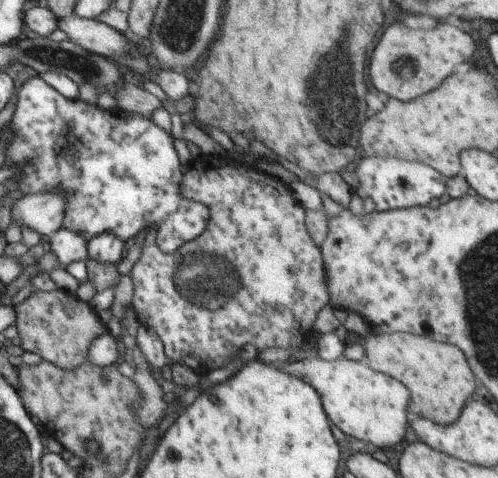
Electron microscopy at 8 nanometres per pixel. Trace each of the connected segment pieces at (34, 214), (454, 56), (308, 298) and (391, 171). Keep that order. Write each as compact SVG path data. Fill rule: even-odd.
M50 192L48 196L24 196L16 200L14 212L16 220L12 224L32 228L40 236L49 236L62 228L64 198L58 192Z
M394 24L384 32L384 36L380 38L378 46L370 56L368 64L370 82L374 84L376 90L384 91L388 96L392 92L392 96L406 102L438 88L446 78L454 74L454 68L458 64L475 58L477 48L478 42L474 42L468 34L454 26L436 24L434 28L414 30L402 24Z
M204 154L193 158L188 164L185 179L183 180L183 184L181 184L181 193L186 198L191 198L193 201L207 205L211 215L210 224L202 235L188 241L173 253L168 253L161 248L157 240L157 232L154 229L150 229L148 234L146 234L142 248L143 253L129 273L133 280L132 307L137 314L139 324L156 332L163 342L165 355L168 360L183 364L184 366L190 366L194 372L196 372L196 362L194 360L200 362L200 368L212 370L212 368L218 368L222 364L228 364L228 360L240 360L240 356L244 356L244 348L264 350L264 348L276 346L276 348L286 348L290 352L292 350L296 352L304 342L310 340L313 322L316 320L318 312L328 304L329 294L323 282L325 272L323 271L321 250L315 243L315 240L309 235L305 223L305 209L292 198L290 186L278 177L268 175L268 173L254 166L238 163L233 158ZM244 288L248 288L248 298L252 298L252 300L248 300L248 304L240 304L240 292L244 292Z
M363 157L355 168L358 186L351 187L349 208L353 215L362 216L374 211L400 210L410 207L428 207L434 198L447 192L446 179L422 161L400 160L399 157Z

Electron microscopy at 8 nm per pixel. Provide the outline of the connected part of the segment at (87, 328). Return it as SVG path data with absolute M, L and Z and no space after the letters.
M62 289L33 291L24 302L15 304L18 338L24 352L38 354L61 369L74 369L86 362L92 340L106 333L104 324L89 303L72 298Z

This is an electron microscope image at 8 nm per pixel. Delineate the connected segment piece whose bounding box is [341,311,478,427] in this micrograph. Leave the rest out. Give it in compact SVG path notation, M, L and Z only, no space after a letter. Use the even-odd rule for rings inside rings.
M350 311L341 325L348 331L355 331L364 336L365 359L367 365L376 372L384 373L399 380L411 392L412 412L416 416L424 416L436 424L447 427L455 423L468 400L471 400L478 386L478 379L470 368L467 356L456 345L432 340L431 337L410 333L376 333L374 336L366 332L368 324L355 312Z

